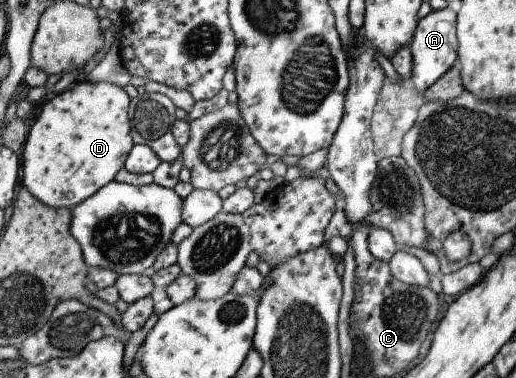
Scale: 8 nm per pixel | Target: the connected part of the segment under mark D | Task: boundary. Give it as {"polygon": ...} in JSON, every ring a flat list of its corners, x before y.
{"polygon":[[76,79,60,85,37,105,33,122,28,124,28,134,19,152,22,156,22,186,43,204,69,209,113,181,134,145,128,123,129,101,121,87,109,82,93,83]]}

